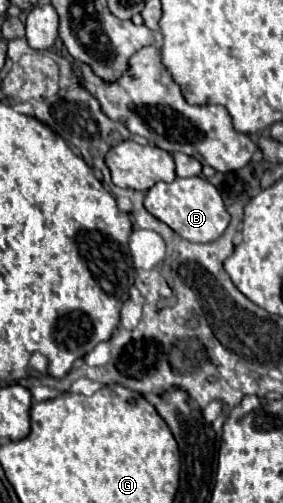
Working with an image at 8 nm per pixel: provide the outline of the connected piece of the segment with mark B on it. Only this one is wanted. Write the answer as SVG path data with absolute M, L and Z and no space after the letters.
M202 176L176 178L170 184L158 182L154 188L146 192L144 206L152 216L168 224L176 234L190 242L212 242L220 238L230 224L230 214L226 212L220 192Z

